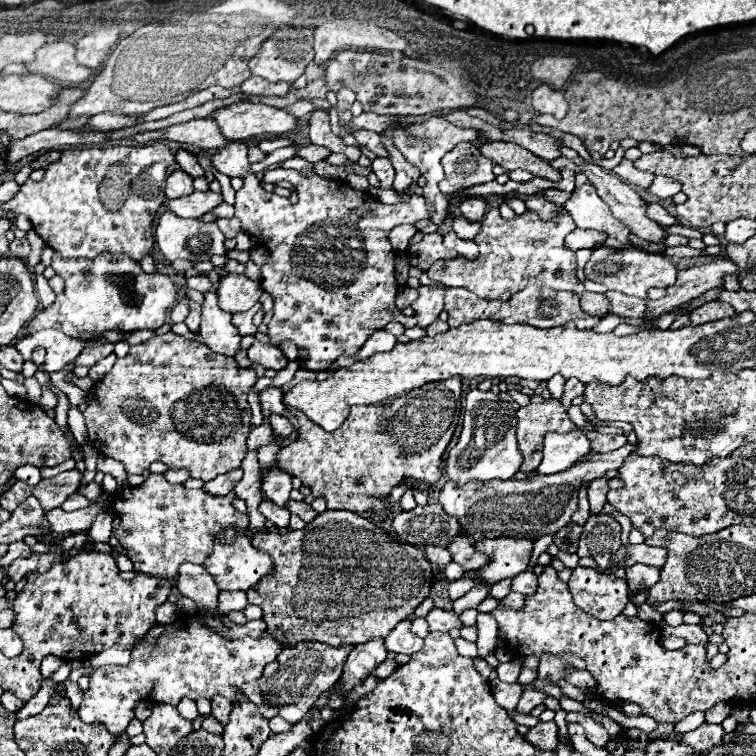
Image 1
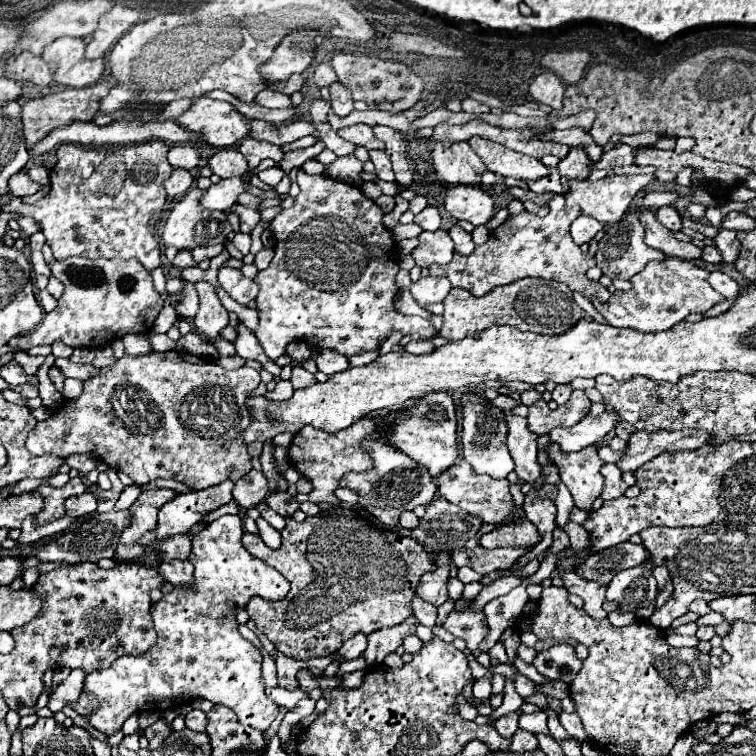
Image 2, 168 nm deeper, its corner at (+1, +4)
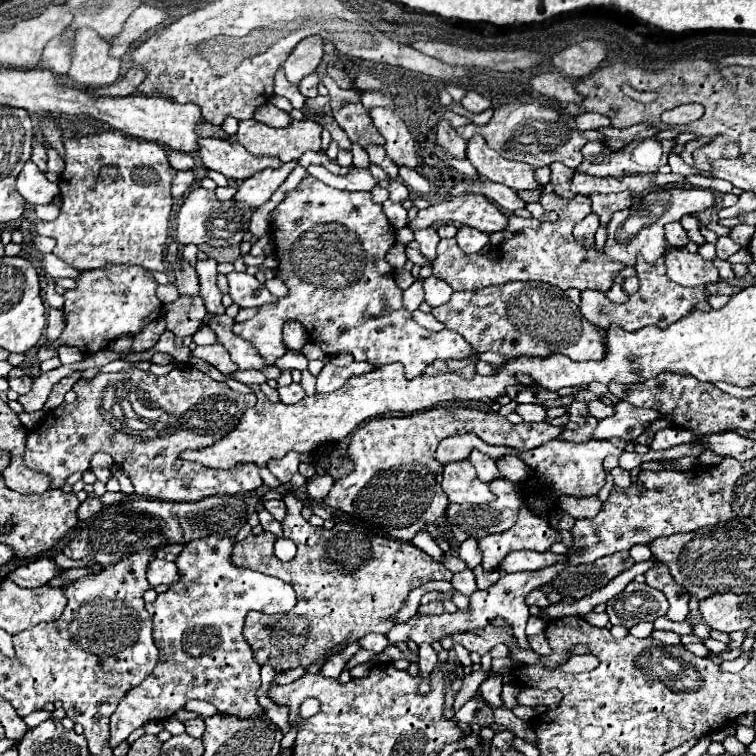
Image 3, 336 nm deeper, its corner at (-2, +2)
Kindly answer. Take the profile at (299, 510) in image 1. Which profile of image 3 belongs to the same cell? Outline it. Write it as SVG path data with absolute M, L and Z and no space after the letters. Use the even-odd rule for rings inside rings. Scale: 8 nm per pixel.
M266 500L266 502L264 502L264 508L266 508L278 522L282 522L284 516L286 516L286 504L284 504L282 500Z

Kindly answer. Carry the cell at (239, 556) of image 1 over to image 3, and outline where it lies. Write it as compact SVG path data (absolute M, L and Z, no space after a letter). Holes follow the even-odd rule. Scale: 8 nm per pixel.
M208 536L188 542L182 548L180 556L176 558L176 566L180 568L180 582L170 584L164 594L158 594L152 604L146 604L146 610L152 614L154 642L158 646L160 656L152 674L136 690L130 690L118 702L116 712L110 716L112 748L124 742L136 728L144 726L146 722L158 722L170 718L188 700L210 702L220 714L234 714L238 718L260 716L262 708L256 702L256 690L260 688L260 666L254 662L252 650L243 637L244 616L250 610L258 610L264 614L290 612L296 606L296 592L292 590L290 584L274 576L232 566L230 564L232 544L234 544L232 538L218 538L218 536Z

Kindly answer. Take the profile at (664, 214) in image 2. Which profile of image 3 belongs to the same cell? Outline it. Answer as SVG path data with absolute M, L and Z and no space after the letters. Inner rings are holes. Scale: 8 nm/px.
M672 222L666 226L666 240L668 240L668 246L672 248L684 248L690 242L680 222Z

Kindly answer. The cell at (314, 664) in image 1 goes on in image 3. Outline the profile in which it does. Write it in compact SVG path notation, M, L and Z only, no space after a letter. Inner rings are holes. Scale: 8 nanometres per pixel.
M366 634L364 638L360 638L360 644L362 644L362 648L372 650L372 652L376 652L376 654L382 652L386 646L390 646L386 634Z

